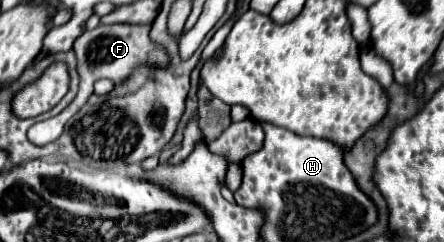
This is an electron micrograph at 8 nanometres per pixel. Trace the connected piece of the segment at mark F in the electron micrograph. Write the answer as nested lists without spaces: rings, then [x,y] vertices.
[[[98,25],[92,31],[86,31],[74,47],[76,59],[78,59],[78,75],[80,75],[80,91],[76,99],[70,103],[68,109],[64,109],[58,117],[62,123],[66,123],[70,117],[82,109],[90,95],[94,93],[94,83],[100,81],[102,77],[110,79],[116,85],[126,83],[132,73],[138,67],[150,67],[150,69],[166,69],[170,65],[170,57],[166,49],[150,39],[150,27],[132,27],[132,25]]]

